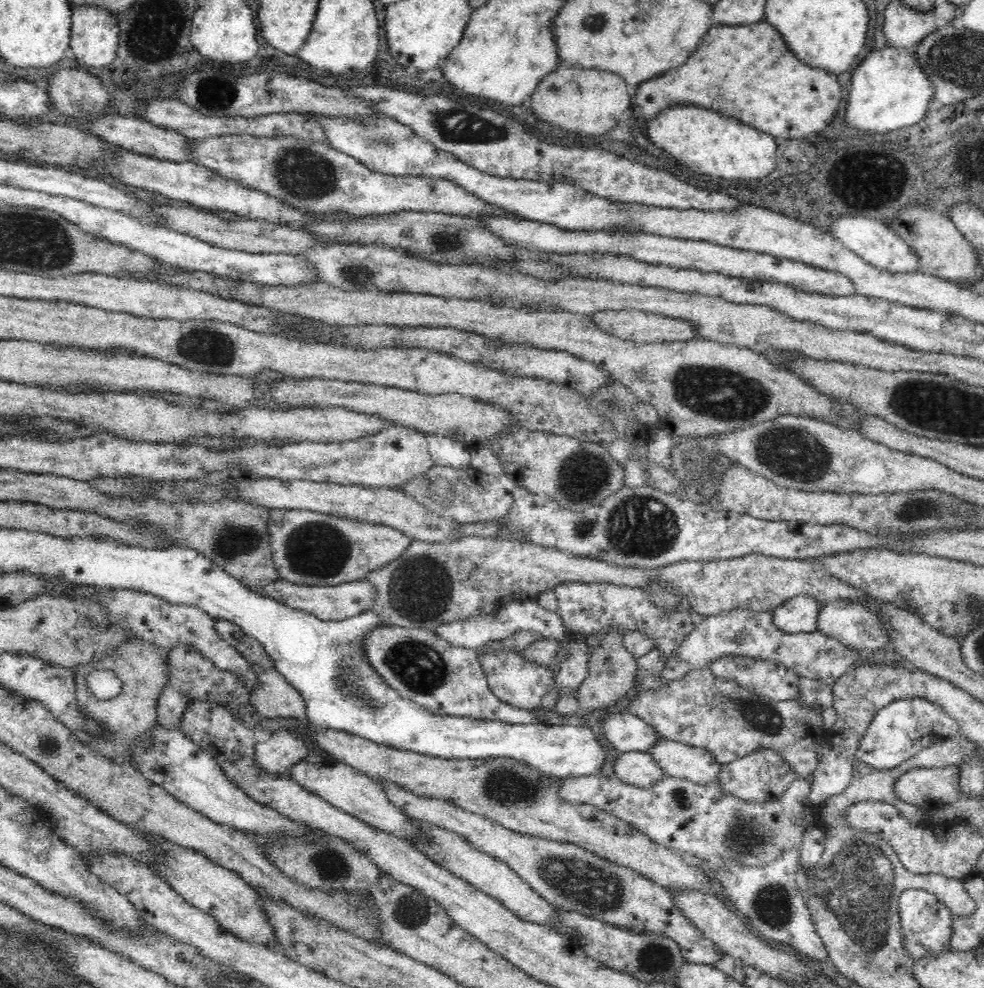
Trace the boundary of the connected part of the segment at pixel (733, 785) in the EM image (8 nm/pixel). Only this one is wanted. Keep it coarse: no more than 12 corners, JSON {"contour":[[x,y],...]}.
{"contour":[[760,749],[722,764],[735,800],[780,801],[797,778],[782,755]]}

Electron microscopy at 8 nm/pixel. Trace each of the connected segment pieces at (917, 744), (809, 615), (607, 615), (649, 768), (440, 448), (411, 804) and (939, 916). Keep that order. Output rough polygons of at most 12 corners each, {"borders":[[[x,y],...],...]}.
{"borders":[[[918,697],[870,720],[852,760],[890,770],[960,725]],[[798,594],[773,610],[788,633],[818,630],[824,602]],[[562,583],[567,631],[608,626],[656,636],[669,658],[700,624],[692,609],[662,617],[644,588]],[[648,751],[622,752],[614,776],[646,788],[664,775]],[[427,436],[438,469],[466,470],[472,454],[462,442]],[[377,782],[408,818],[502,859],[558,910],[721,954],[669,888],[572,843]],[[910,889],[898,903],[913,963],[950,949],[954,914],[941,896]]]}

